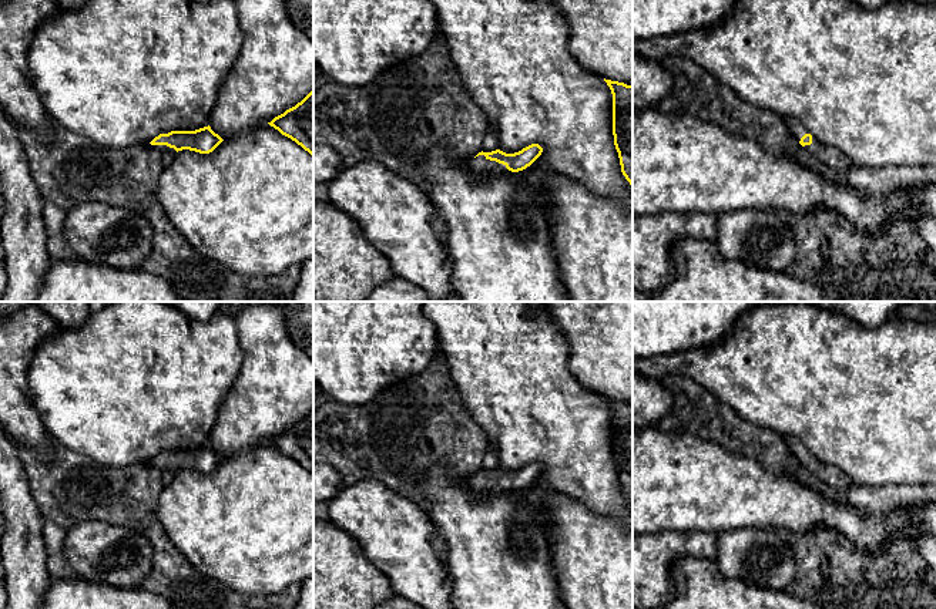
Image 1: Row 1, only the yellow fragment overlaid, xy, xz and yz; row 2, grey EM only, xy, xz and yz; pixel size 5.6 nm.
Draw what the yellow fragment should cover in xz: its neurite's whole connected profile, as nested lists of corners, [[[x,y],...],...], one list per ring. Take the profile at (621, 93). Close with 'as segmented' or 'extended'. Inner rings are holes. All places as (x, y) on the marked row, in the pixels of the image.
[[[604,81],[613,94],[613,135],[621,172],[633,186],[633,85]]]; as segmented

